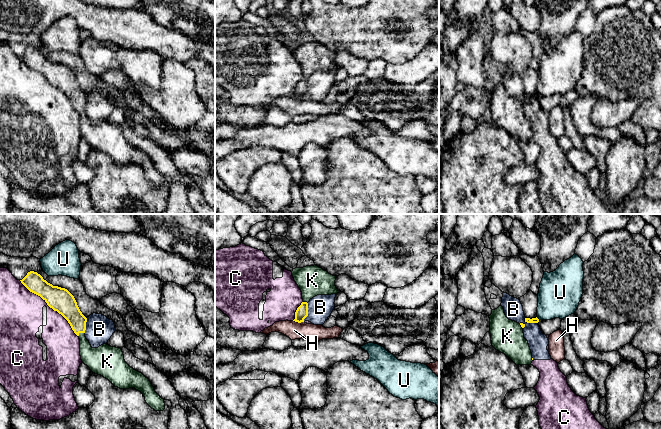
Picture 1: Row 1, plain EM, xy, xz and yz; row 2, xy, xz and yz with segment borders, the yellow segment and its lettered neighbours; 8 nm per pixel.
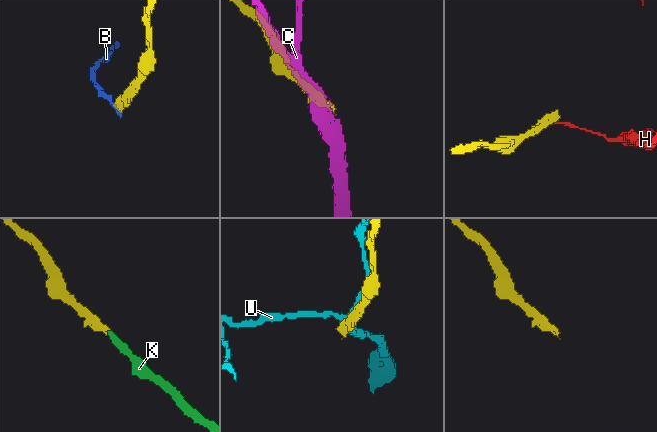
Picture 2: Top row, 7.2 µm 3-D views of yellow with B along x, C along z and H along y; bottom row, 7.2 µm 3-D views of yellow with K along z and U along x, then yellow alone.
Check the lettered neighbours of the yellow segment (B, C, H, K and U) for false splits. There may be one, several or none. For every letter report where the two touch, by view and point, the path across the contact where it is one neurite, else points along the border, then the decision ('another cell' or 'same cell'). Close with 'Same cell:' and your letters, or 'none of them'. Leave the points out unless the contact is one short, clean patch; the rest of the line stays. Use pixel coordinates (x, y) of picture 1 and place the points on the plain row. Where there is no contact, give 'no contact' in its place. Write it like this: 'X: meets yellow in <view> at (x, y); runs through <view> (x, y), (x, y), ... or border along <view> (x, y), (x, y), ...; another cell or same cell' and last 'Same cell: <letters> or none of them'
B: meets yellow in yz at (528, 98); another cell
C: meets yellow in xy at (51, 83); another cell
H: meets yellow in xz at (298, 98); another cell
K: meets yellow in xy at (80, 108); same cell
U: meets yellow in yz at (537, 94); another cell
Same cell: K

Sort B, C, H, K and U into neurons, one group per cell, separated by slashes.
B C / H / K / U

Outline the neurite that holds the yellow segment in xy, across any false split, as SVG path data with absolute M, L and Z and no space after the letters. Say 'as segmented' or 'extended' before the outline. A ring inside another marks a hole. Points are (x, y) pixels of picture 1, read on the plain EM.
extended; M34 47L28 48L20 57L30 68L40 72L50 84L68 97L80 115L81 136L93 149L103 152L120 165L135 164L140 167L146 179L155 187L165 185L164 175L155 168L148 154L125 138L121 124L107 120L98 124L91 123L85 113L87 94L67 65L53 62Z

